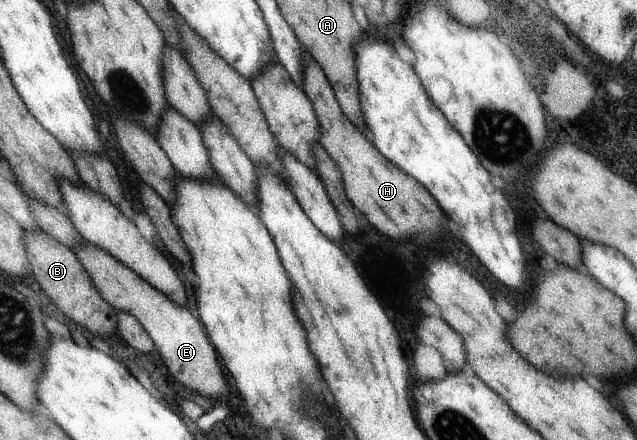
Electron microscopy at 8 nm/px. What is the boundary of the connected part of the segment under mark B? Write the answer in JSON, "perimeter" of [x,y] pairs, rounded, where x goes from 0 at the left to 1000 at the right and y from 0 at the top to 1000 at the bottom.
{"perimeter":[[[69,520],[38,525],[39,566],[44,575],[49,630],[71,659],[83,698],[93,700],[100,716],[129,739],[143,757],[165,770],[182,750],[184,705],[171,693],[144,650],[143,632],[129,609],[130,600],[104,557],[80,539]]]}

